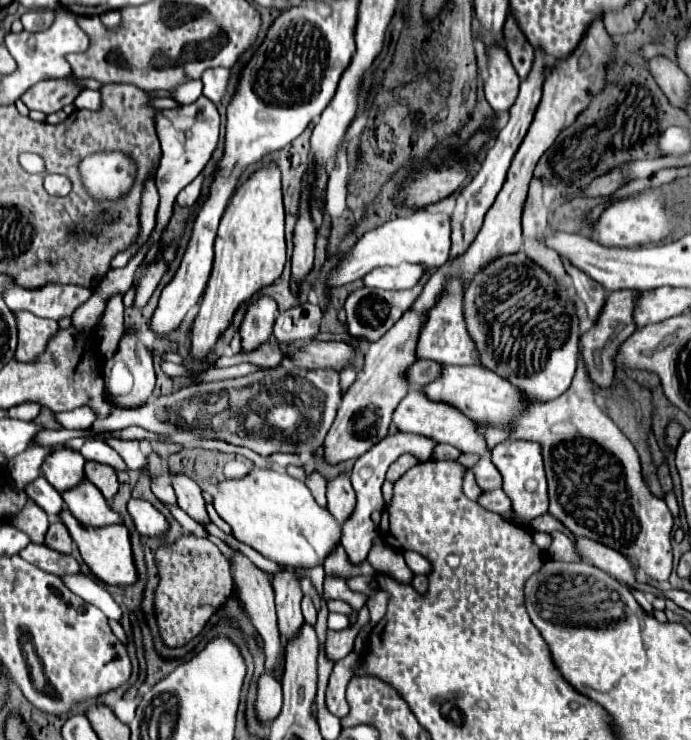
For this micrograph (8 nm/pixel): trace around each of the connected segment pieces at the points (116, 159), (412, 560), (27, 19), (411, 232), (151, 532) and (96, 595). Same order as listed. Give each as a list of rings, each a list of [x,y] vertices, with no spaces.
[[[95,153],[79,165],[85,187],[95,199],[117,199],[125,195],[135,179],[135,163],[119,153]]]
[[[405,551],[403,553],[405,561],[407,561],[407,565],[409,565],[409,569],[415,573],[415,575],[431,575],[431,567],[430,562],[424,558],[422,555],[415,551]]]
[[[23,13],[21,21],[27,31],[45,31],[55,21],[55,13]]]
[[[429,209],[415,211],[409,217],[397,217],[385,225],[367,231],[357,245],[345,255],[345,261],[331,273],[329,285],[341,287],[345,283],[361,279],[365,273],[377,267],[395,267],[399,263],[423,263],[429,267],[441,267],[451,253],[451,215]]]
[[[131,499],[127,505],[137,531],[143,537],[165,537],[169,533],[167,517],[145,499]]]
[[[69,575],[63,579],[65,579],[65,585],[69,585],[69,589],[73,589],[73,593],[77,593],[85,601],[93,603],[95,607],[99,607],[109,619],[121,623],[121,619],[123,619],[121,607],[113,601],[113,597],[95,579],[87,577],[87,575]]]

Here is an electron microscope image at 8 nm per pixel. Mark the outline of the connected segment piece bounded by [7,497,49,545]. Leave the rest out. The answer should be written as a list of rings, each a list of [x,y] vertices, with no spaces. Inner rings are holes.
[[[27,497],[25,507],[19,513],[11,515],[7,521],[13,527],[17,527],[19,531],[23,531],[25,535],[29,535],[31,543],[45,545],[45,533],[49,527],[49,517],[31,497]]]

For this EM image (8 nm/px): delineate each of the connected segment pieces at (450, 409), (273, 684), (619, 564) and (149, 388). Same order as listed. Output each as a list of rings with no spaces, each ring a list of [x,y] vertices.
[[[411,389],[407,393],[407,397],[401,399],[401,403],[397,405],[397,409],[393,413],[393,423],[399,427],[399,431],[427,435],[431,439],[437,439],[439,443],[449,443],[449,445],[457,447],[461,453],[477,453],[477,455],[487,453],[485,435],[479,433],[479,429],[477,429],[479,425],[475,419],[467,417],[451,403],[429,399],[425,393],[421,393],[421,389]]]
[[[269,673],[261,675],[259,677],[259,695],[255,701],[257,717],[261,721],[273,721],[277,717],[277,713],[281,711],[281,703],[283,703],[281,683],[275,681]]]
[[[589,537],[577,539],[577,551],[583,559],[589,559],[595,567],[617,577],[621,583],[635,587],[635,583],[637,583],[635,581],[635,565],[623,553],[619,553],[619,551],[599,543],[599,541],[593,541]]]
[[[125,331],[117,353],[113,359],[109,359],[103,367],[103,379],[107,381],[111,369],[121,361],[129,375],[133,377],[133,387],[125,395],[117,395],[113,401],[113,407],[125,407],[125,409],[135,409],[145,405],[145,401],[151,397],[155,389],[155,369],[153,369],[153,357],[149,349],[133,335],[133,331]]]

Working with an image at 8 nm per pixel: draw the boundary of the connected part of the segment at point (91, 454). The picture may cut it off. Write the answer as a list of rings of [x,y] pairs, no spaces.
[[[85,441],[85,445],[79,451],[85,459],[93,459],[105,465],[111,465],[113,469],[127,469],[123,459],[119,457],[119,453],[115,449],[111,449],[111,445],[107,445],[105,441]]]

